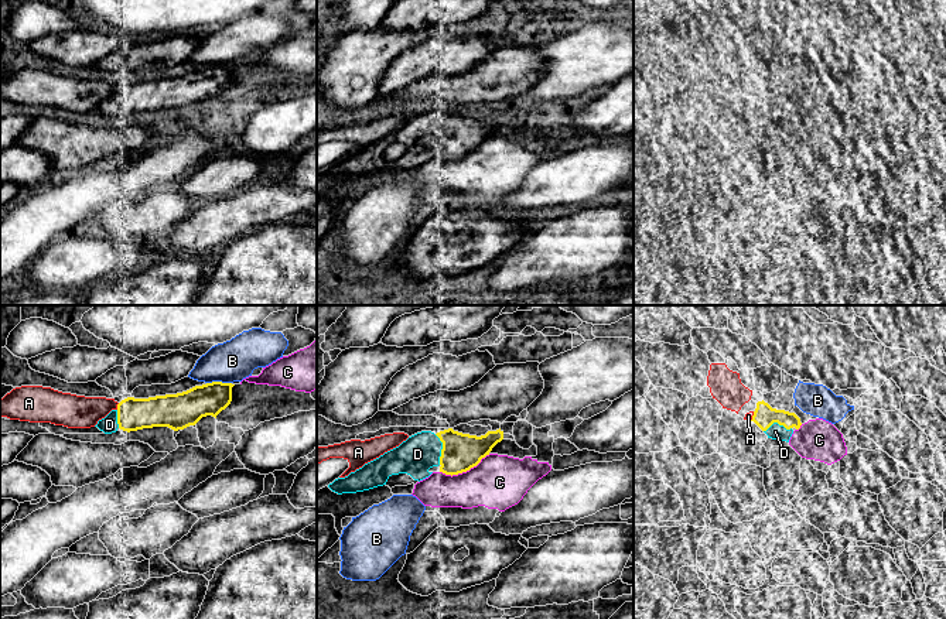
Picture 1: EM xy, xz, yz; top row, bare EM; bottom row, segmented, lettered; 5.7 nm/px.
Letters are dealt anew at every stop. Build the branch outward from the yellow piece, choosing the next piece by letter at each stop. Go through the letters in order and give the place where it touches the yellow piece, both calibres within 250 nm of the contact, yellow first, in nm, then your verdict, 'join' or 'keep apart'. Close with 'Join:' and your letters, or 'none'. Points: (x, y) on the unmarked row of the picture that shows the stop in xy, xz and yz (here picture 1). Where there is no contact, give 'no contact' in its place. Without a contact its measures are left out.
A: xy (118, 89) | 180/190 nm | keep apart
B: xy (218, 65) | 200/240 nm | keep apart
C: xz (464, 154) | 220/300 nm | keep apart
D: xz (441, 133) | 220/220 nm | join
Join: D

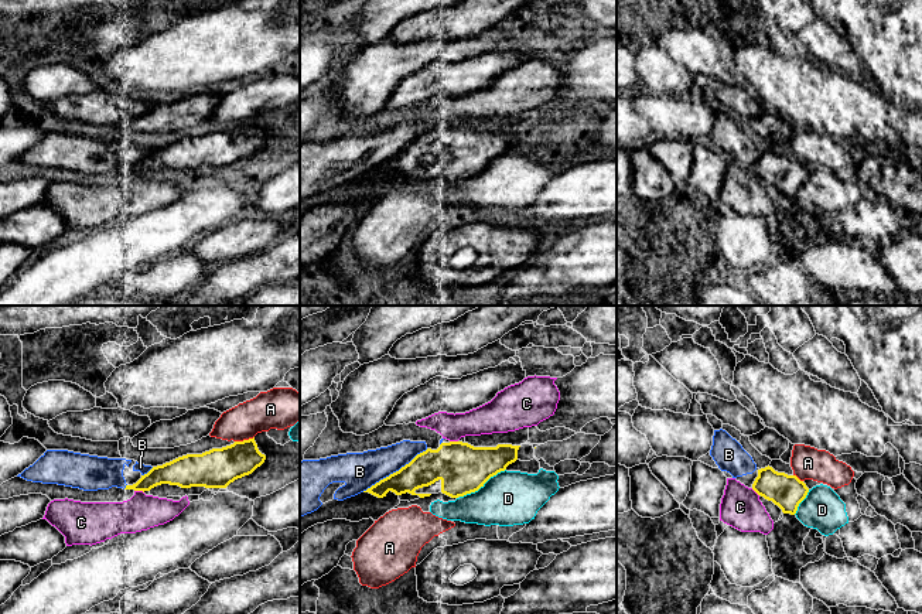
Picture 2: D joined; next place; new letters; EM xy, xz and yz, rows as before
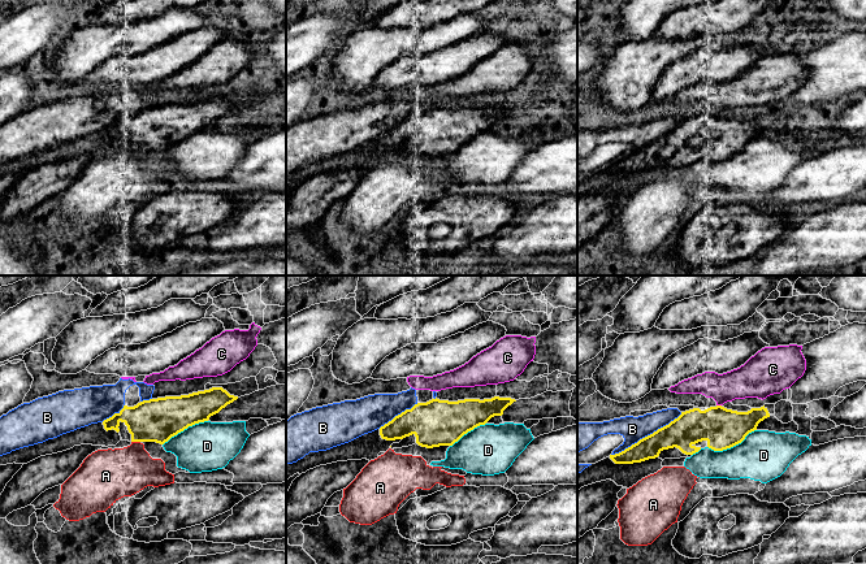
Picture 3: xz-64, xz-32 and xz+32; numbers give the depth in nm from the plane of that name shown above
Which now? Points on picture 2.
A: xy (243, 123) | 220/220 nm | keep apart
B: xz (396, 154) | 190/220 nm | keep apart
C: xy (139, 173) | 150/200 nm | keep apart
D: xz (482, 167) | 280/300 nm | keep apart
Join: none

